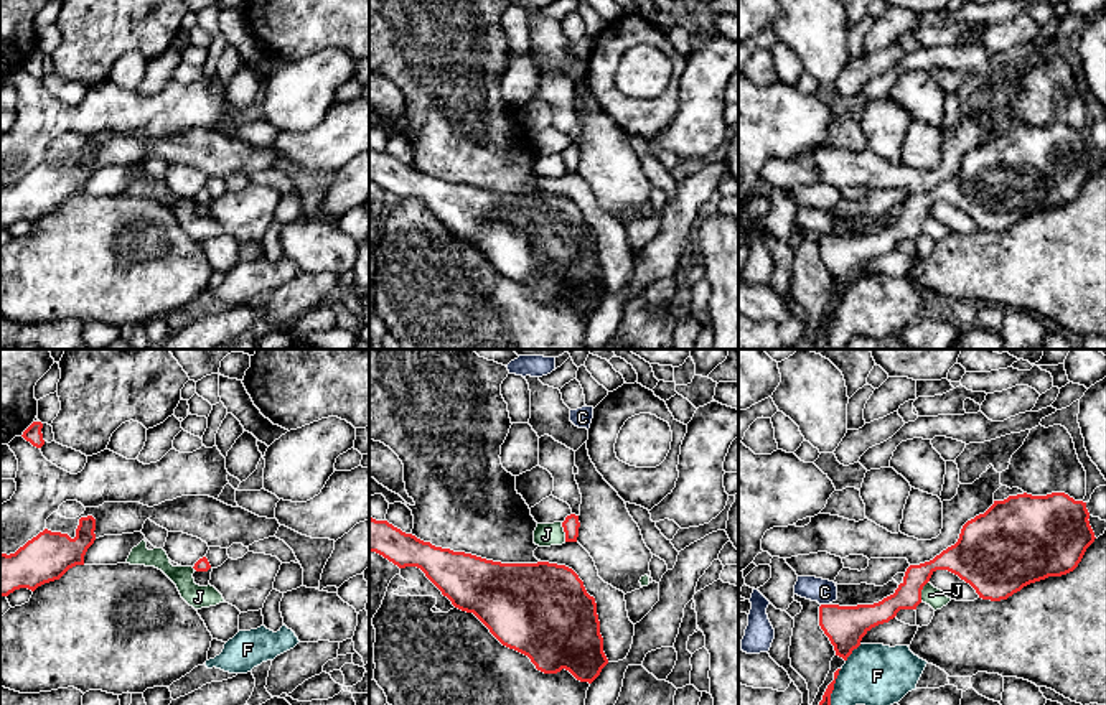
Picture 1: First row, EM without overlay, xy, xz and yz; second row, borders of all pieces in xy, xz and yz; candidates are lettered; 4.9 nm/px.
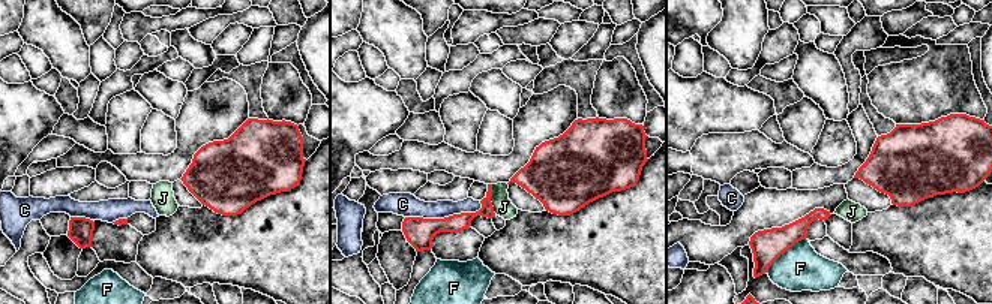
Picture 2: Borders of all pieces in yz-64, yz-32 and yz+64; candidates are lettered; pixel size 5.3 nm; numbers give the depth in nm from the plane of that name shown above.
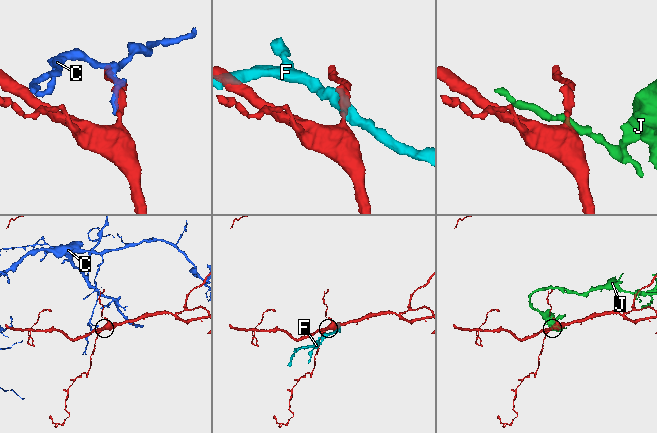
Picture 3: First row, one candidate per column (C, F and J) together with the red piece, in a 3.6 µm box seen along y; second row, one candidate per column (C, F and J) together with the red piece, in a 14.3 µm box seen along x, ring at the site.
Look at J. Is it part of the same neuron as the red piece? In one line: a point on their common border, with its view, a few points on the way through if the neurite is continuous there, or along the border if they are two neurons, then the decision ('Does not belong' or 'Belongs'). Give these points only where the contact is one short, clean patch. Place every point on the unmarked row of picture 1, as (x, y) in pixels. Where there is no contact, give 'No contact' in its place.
Touches red at yz (922, 219). Boundary: yz (928, 211), (920, 231). Does not belong

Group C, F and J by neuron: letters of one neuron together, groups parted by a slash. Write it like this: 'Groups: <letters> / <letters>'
Groups: C / F / J

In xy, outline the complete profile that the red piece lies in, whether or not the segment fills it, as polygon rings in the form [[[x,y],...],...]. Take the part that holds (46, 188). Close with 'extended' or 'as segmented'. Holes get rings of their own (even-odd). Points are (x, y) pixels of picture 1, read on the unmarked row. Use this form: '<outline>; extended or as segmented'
[[[81,148],[76,168],[45,160],[15,184],[0,184],[0,227],[15,221],[59,211],[69,199],[84,196],[84,186],[96,171],[96,150]]]; as segmented

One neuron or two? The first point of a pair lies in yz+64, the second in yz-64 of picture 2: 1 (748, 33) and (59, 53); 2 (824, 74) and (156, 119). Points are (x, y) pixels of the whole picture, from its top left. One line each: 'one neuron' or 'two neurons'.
1: one neuron
2: two neurons

